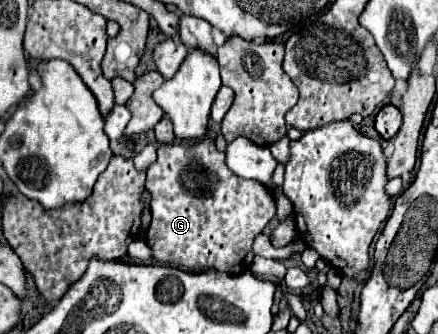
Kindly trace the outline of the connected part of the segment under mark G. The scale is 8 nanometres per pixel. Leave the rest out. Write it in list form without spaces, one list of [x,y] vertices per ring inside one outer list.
[[[204,136],[198,142],[176,142],[162,144],[158,158],[148,168],[146,190],[150,194],[152,222],[146,232],[146,244],[152,250],[152,258],[158,264],[176,266],[190,272],[220,270],[228,274],[242,274],[252,266],[252,242],[276,216],[272,194],[256,180],[244,180],[230,172],[224,162],[224,152],[218,152],[214,140]]]

